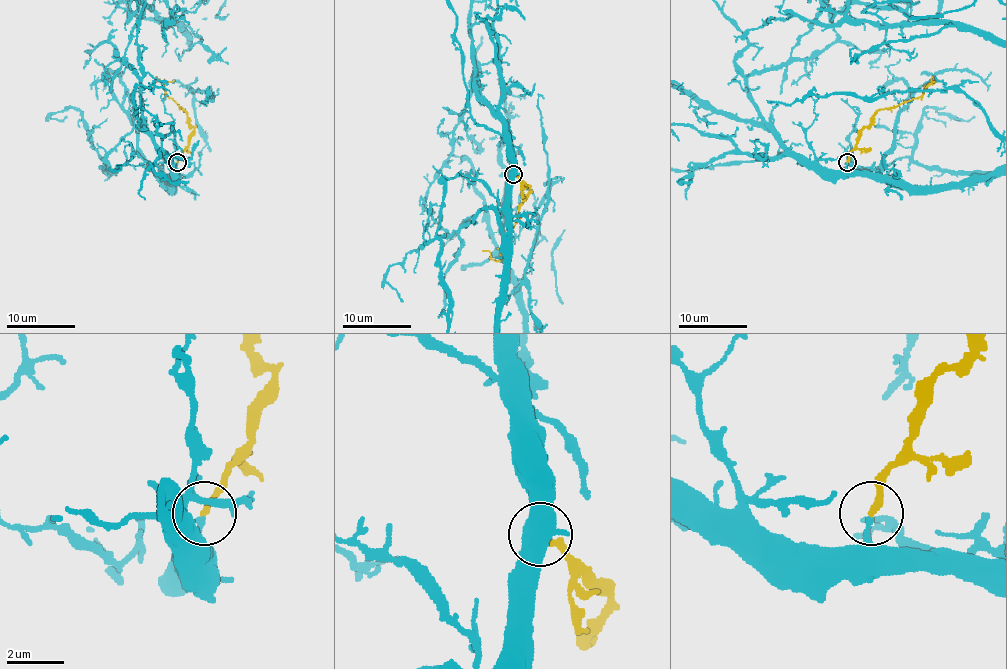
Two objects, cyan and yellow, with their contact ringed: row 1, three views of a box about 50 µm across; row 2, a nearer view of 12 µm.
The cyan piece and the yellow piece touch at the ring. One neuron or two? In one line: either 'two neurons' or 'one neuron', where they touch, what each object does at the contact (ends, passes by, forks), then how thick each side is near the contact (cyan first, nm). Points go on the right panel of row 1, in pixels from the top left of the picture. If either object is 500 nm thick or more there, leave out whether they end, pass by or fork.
one neuron; place (847, 162); cyan ends; yellow ends; calibres 180 and 220 nm

